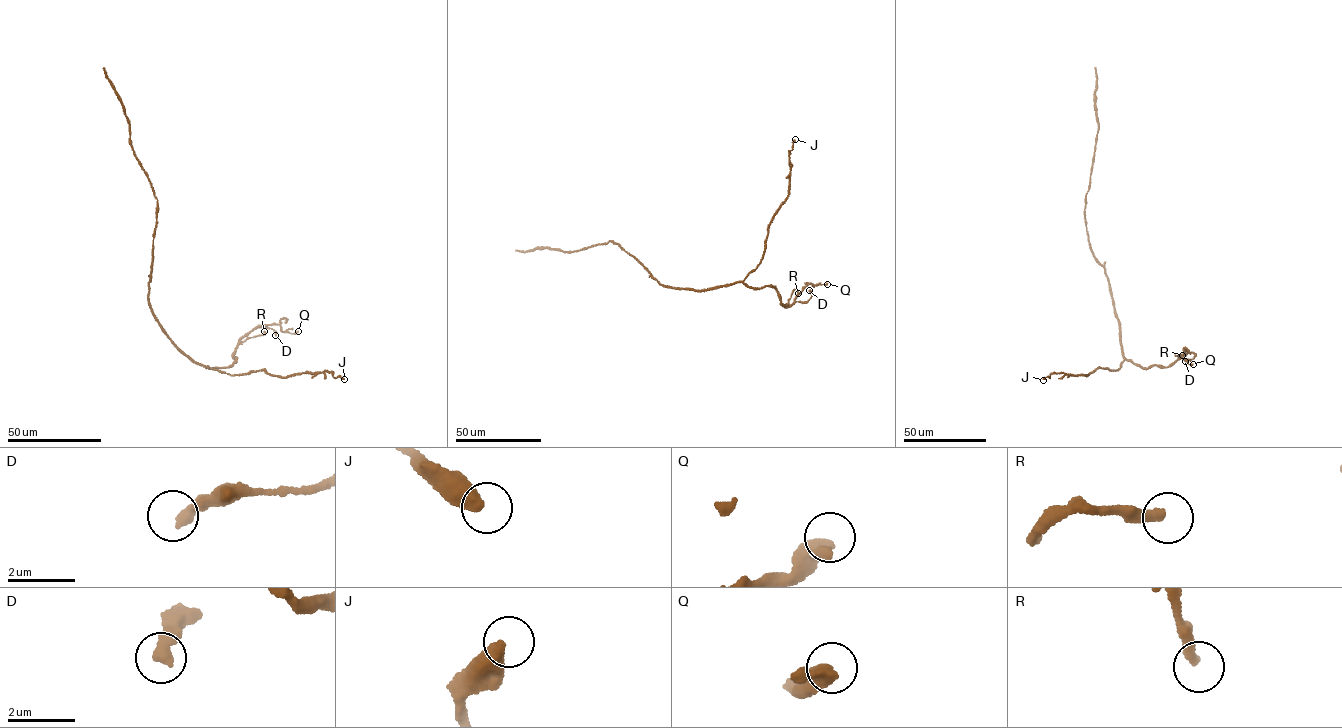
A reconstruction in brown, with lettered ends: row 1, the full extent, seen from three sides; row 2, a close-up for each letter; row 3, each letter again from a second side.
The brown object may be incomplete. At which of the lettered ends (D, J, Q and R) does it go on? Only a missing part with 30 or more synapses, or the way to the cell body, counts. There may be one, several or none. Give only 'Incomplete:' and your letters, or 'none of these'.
Incomplete: none of these

